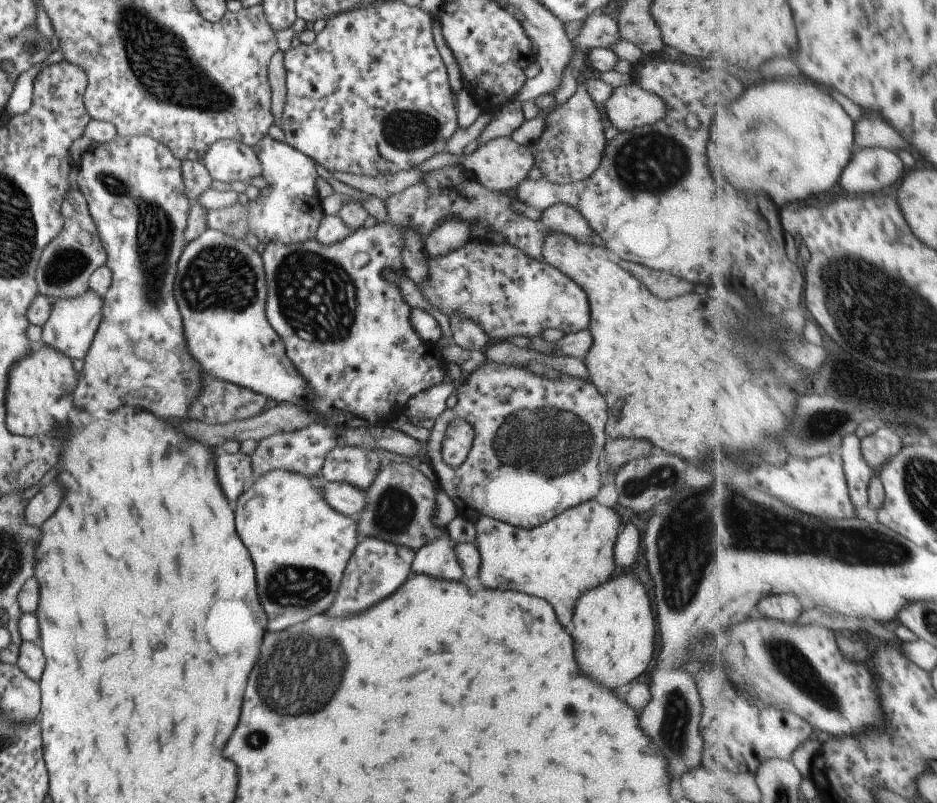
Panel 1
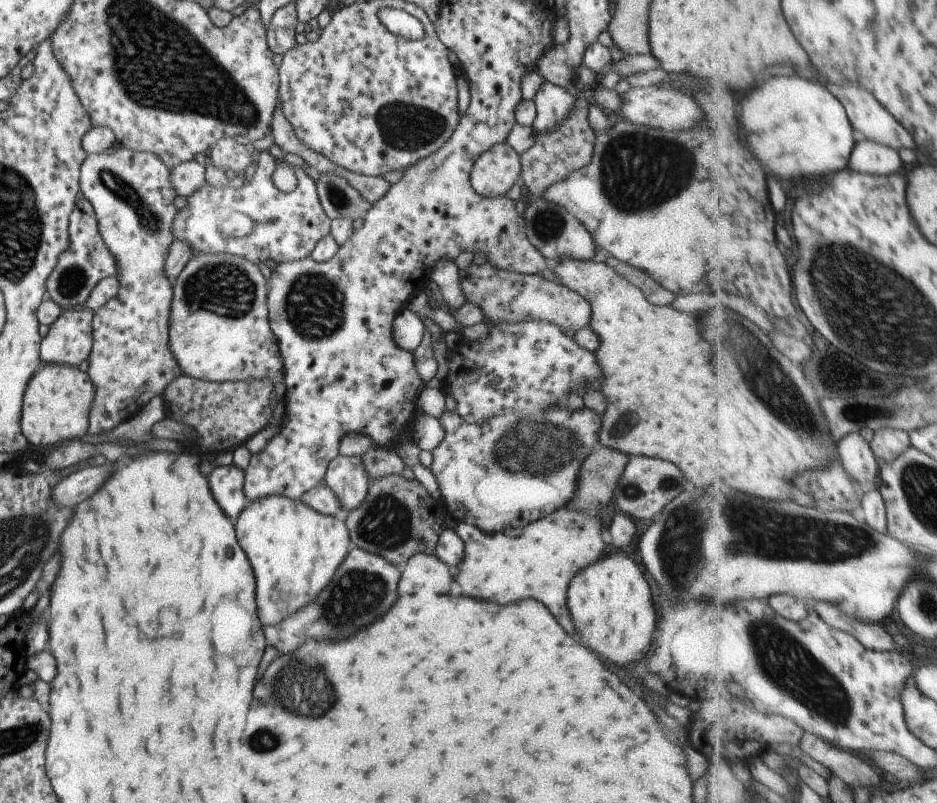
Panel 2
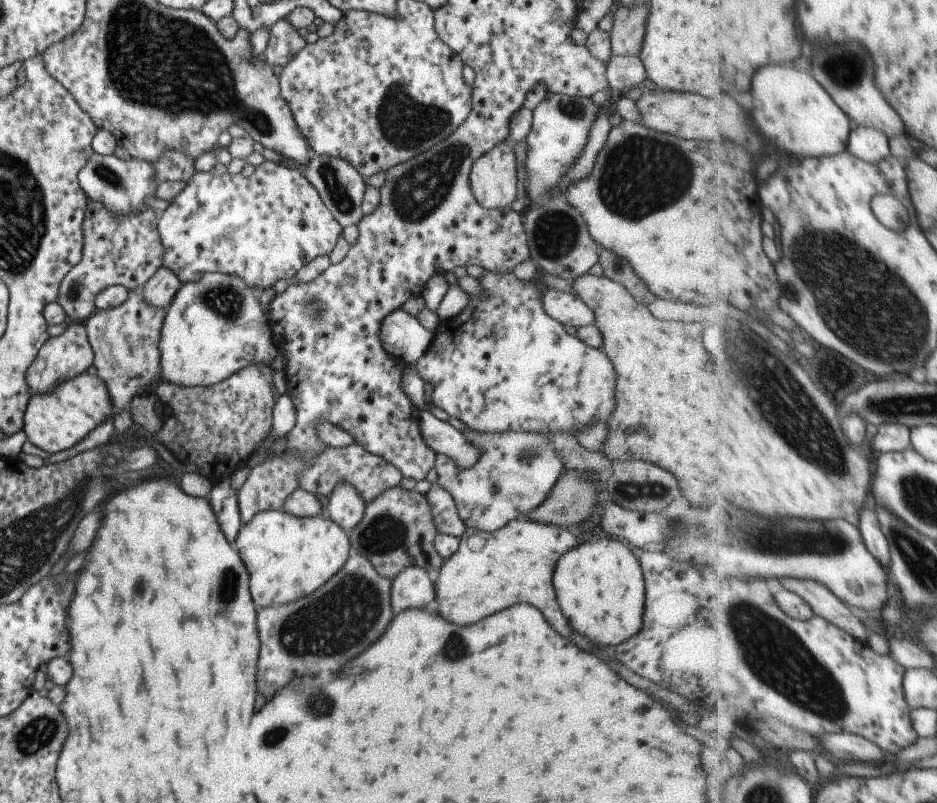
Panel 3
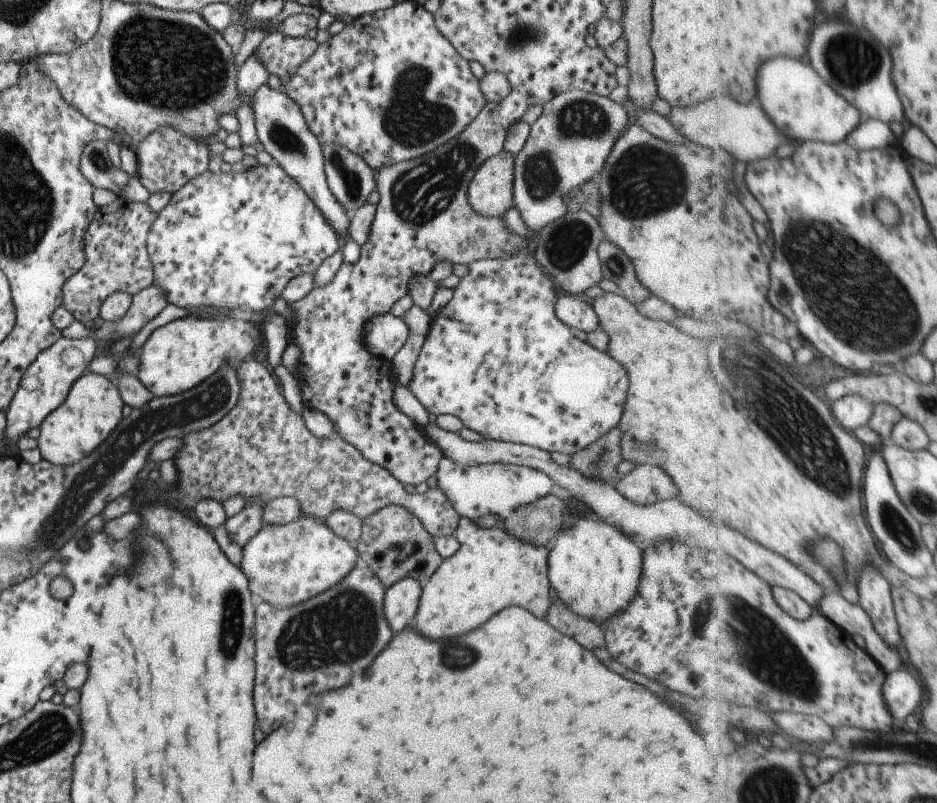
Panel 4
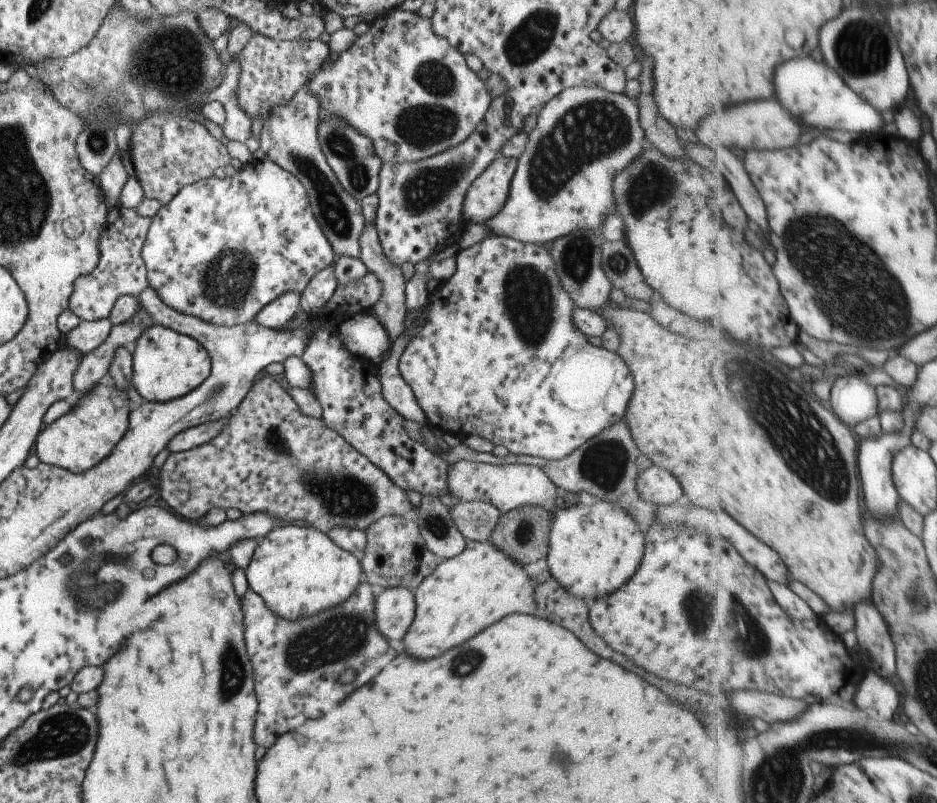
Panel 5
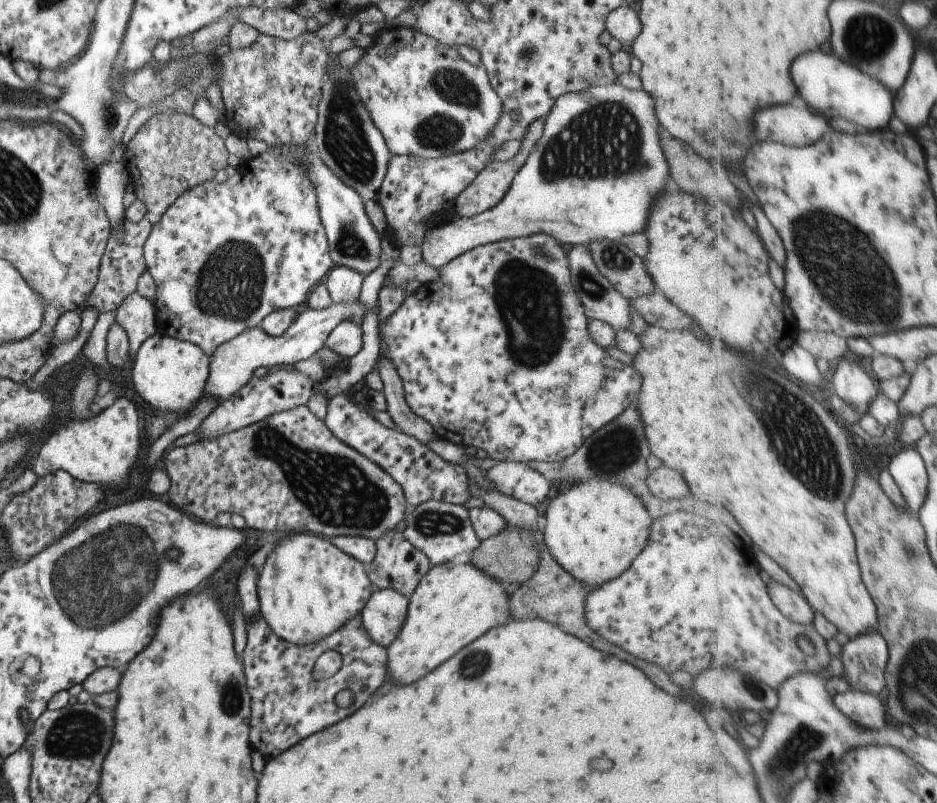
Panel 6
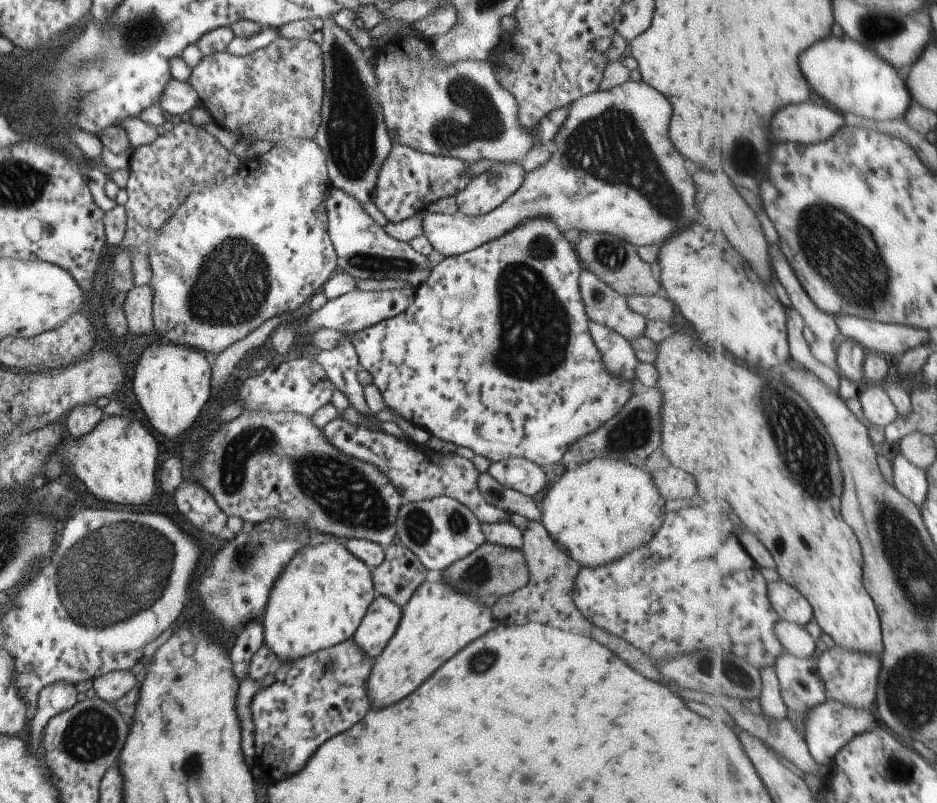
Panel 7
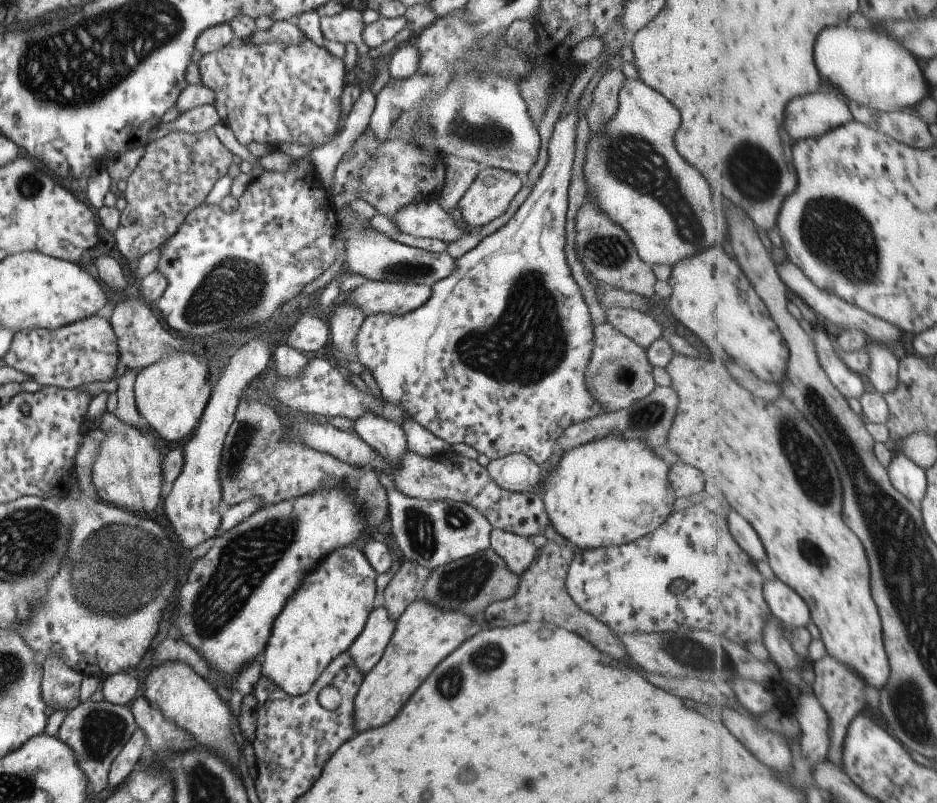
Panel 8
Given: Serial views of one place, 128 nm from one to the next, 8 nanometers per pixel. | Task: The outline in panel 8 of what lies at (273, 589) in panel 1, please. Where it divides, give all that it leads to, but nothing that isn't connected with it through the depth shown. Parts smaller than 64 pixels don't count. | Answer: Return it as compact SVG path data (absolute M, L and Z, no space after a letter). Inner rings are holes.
M351 546L337 548L332 554L328 554L312 572L314 574L308 578L310 584L298 588L282 608L282 614L278 614L278 618L274 620L270 640L265 646L266 650L262 652L261 674L270 683L277 684L291 695L301 695L310 690L326 665L340 653L349 650L374 609L374 598L376 598L377 572L368 562L366 555L358 548Z

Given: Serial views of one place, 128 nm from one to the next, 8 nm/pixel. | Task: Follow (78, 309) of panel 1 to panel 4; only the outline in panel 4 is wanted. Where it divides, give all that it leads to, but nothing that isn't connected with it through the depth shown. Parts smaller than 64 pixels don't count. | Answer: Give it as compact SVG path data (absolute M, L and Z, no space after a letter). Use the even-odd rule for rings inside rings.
M61 336L52 346L38 354L36 360L26 369L6 412L5 432L10 443L17 447L18 436L25 435L32 428L39 428L50 412L64 402L71 386L88 370L96 352L94 336L79 339Z

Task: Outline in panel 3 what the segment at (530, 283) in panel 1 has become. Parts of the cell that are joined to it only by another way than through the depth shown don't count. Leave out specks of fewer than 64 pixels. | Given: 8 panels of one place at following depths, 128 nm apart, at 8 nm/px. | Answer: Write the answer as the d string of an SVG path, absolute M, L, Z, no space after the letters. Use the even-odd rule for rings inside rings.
M546 288L541 303L546 314L564 326L580 328L595 324L593 310L575 293Z

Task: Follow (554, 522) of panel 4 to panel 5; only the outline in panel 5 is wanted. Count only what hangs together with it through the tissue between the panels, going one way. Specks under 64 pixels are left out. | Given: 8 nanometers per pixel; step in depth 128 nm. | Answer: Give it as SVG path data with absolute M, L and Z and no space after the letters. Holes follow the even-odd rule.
M526 505L501 513L490 542L524 566L542 560L549 551L549 532L552 528L550 515L544 505Z

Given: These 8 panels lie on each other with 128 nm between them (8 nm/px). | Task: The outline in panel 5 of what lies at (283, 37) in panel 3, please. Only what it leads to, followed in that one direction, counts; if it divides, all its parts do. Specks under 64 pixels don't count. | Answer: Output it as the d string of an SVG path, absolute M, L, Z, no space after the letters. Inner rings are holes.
M253 33L248 44L237 54L240 65L237 97L239 105L252 118L261 116L263 126L275 106L287 105L289 100L310 80L321 64L332 57L328 45L319 38L286 40Z

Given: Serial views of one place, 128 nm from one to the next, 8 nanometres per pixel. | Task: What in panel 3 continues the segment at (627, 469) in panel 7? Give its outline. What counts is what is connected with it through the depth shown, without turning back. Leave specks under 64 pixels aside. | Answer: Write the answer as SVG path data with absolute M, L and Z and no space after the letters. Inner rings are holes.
M608 538L592 539L565 552L553 574L553 585L562 612L576 632L602 646L616 646L642 628L644 578L636 556L628 544Z

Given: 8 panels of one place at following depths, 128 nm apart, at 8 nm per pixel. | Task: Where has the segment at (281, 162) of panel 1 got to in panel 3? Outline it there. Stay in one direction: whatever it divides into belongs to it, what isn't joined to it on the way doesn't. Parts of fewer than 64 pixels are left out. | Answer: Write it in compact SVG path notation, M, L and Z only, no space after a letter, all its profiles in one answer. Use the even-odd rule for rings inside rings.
M264 161L260 166L256 167L253 174L249 178L242 175L231 175L224 173L221 176L214 176L211 172L194 171L190 180L186 183L184 190L171 200L170 206L164 210L162 217L157 221L157 229L160 233L161 243L163 246L164 258L163 266L174 271L179 276L182 283L195 281L201 277L202 273L222 273L227 275L238 275L243 278L247 285L253 289L262 286L273 286L279 278L286 280L293 279L297 276L297 272L308 264L313 258L320 255L329 255L336 246L339 236L342 235L343 228L340 223L329 213L328 208L323 205L322 199L313 184L297 168L286 168L286 166L273 161Z

